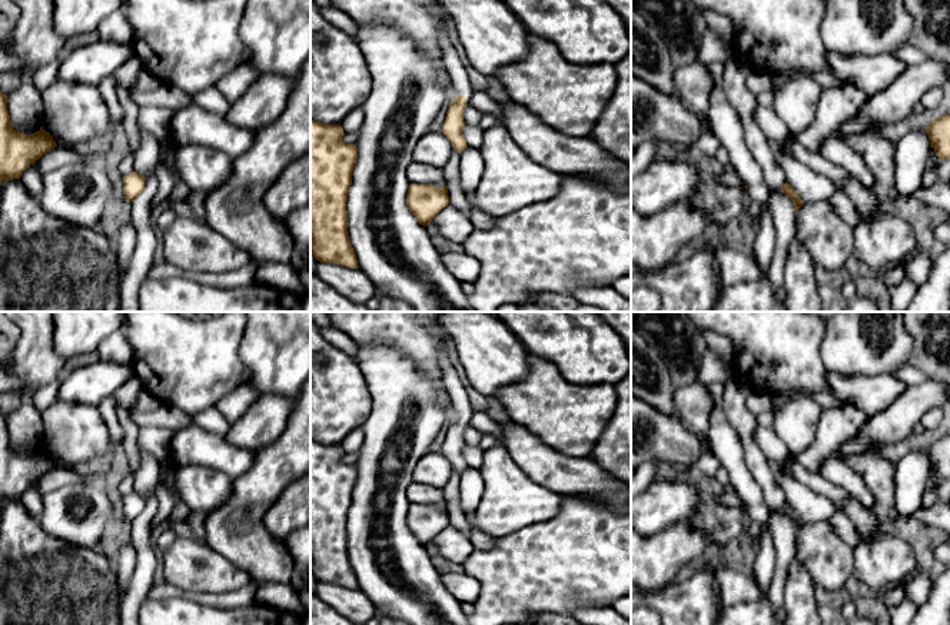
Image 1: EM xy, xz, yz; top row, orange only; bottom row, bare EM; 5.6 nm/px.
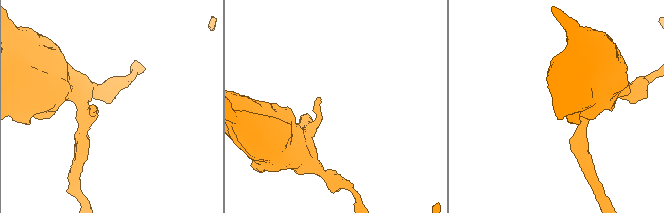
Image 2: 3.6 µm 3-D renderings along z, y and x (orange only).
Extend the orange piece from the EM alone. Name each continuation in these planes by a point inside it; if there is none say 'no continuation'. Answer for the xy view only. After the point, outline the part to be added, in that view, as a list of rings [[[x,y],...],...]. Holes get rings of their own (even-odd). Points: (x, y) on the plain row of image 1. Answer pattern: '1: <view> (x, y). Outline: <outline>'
no continuation

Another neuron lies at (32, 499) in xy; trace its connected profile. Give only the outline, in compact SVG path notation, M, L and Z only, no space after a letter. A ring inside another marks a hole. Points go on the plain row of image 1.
M37 481L23 492L20 501L33 518L40 518L43 512L43 495L37 489Z

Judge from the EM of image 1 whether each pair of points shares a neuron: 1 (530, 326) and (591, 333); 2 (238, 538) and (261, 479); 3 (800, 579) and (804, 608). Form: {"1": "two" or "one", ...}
{"1": "one", "2": "one", "3": "one"}

